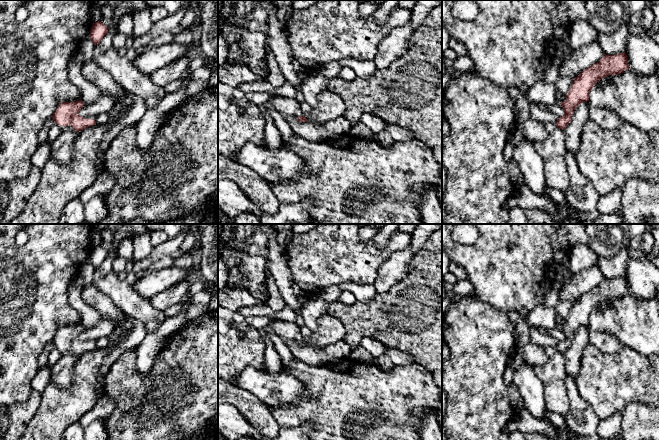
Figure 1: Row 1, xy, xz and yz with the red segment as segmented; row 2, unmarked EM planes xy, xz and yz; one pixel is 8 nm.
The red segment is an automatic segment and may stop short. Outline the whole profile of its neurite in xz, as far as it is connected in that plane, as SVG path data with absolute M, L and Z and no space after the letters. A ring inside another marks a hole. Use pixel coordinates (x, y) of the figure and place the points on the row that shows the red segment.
M275 95L271 98L272 107L288 121L295 119L300 122L308 122L301 104L295 99L286 96Z

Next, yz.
M625 52L606 55L590 67L583 70L576 78L566 95L566 99L560 103L564 115L557 119L556 126L565 129L571 122L575 108L589 101L590 91L593 86L604 77L618 75L629 68L628 58Z

